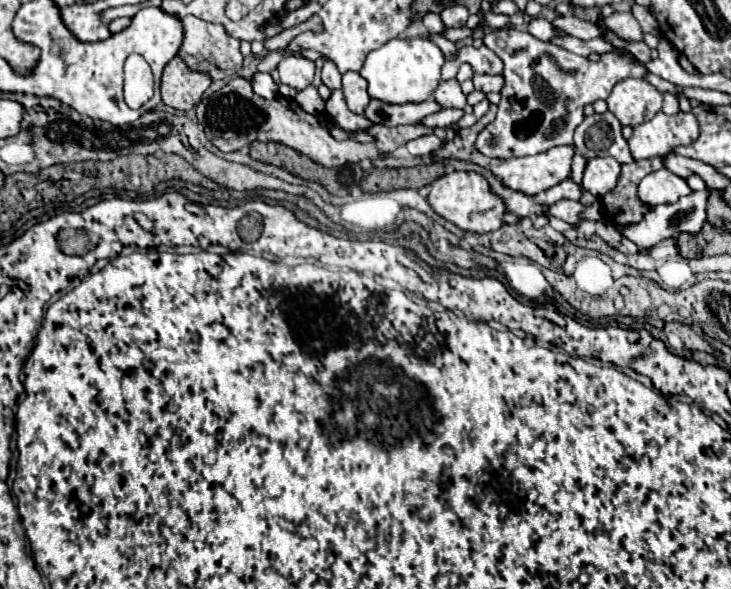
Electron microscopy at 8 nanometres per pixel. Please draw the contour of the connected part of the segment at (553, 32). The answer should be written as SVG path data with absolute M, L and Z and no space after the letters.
M532 19L532 21L528 23L528 31L530 31L534 37L542 39L542 41L550 41L550 39L554 39L554 37L566 37L566 33L558 31L558 29L556 29L550 21L546 21L546 19Z

